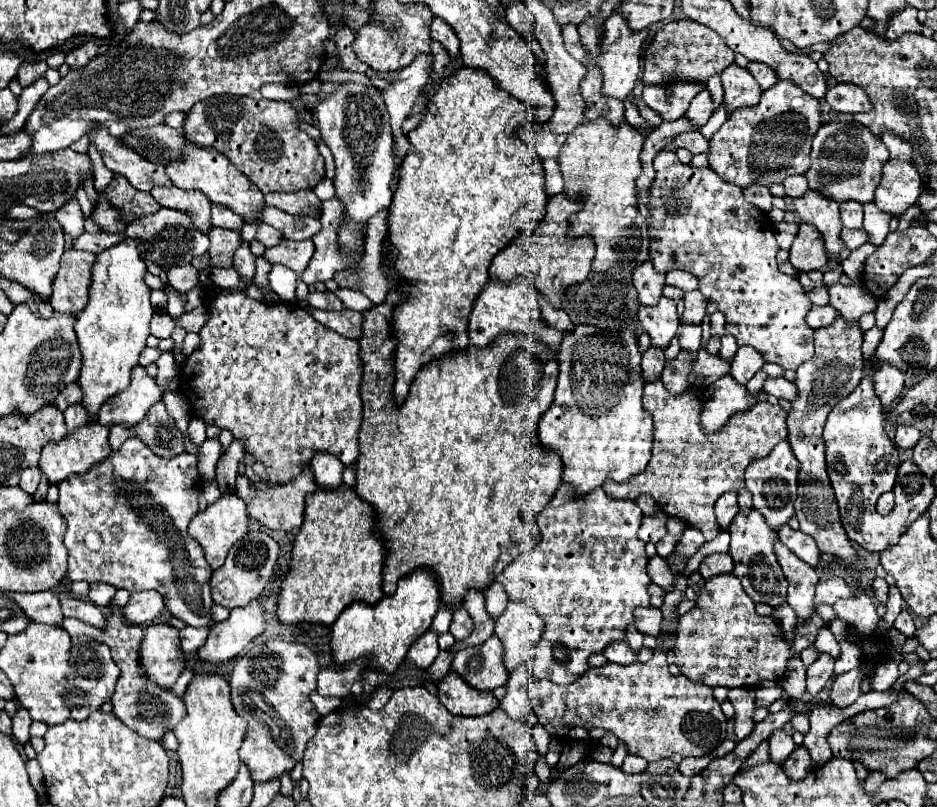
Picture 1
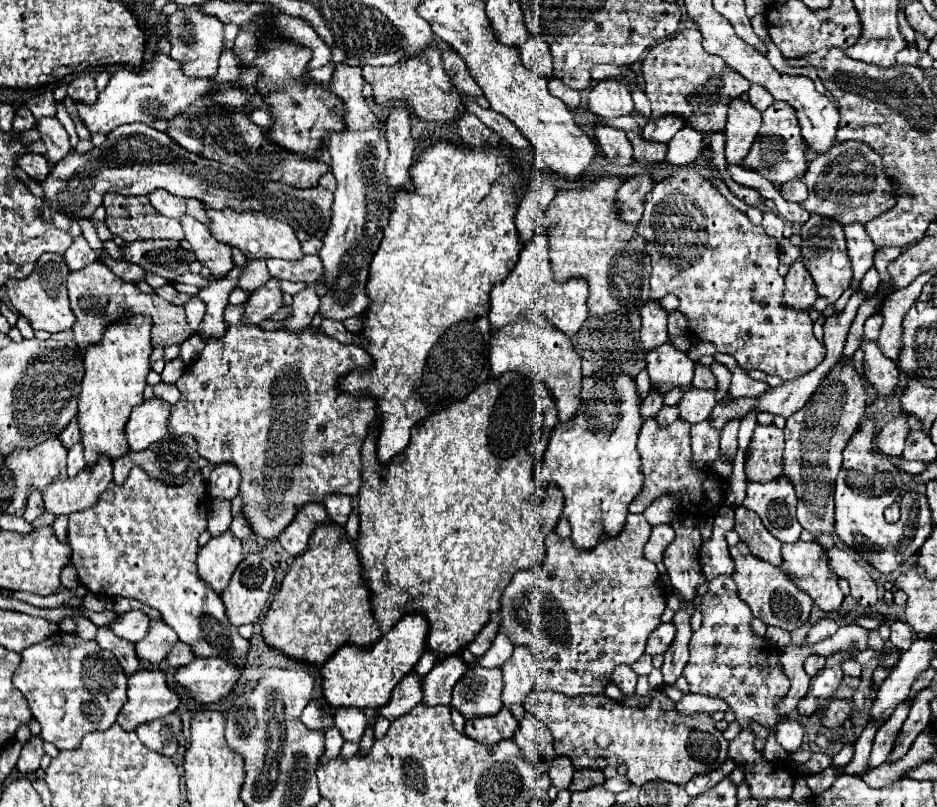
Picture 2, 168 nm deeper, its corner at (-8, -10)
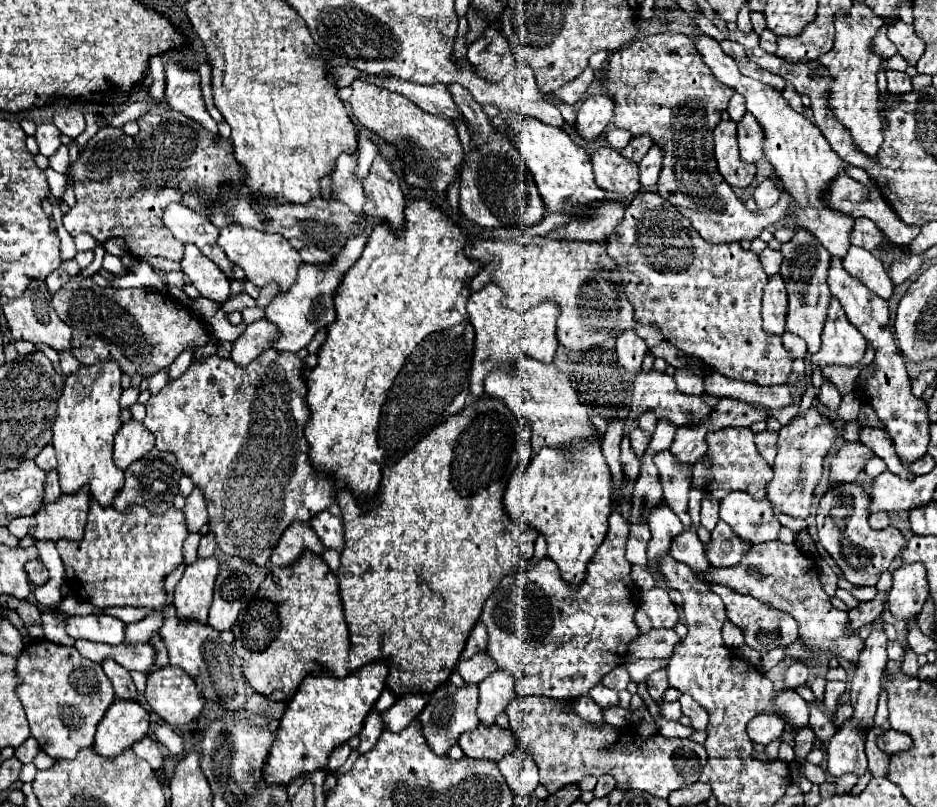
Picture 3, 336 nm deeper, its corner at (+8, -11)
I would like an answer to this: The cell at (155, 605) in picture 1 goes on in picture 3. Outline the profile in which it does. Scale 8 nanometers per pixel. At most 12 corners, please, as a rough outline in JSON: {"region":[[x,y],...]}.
{"region":[[110,615],[68,617],[74,639],[108,645],[124,641],[126,623]]}

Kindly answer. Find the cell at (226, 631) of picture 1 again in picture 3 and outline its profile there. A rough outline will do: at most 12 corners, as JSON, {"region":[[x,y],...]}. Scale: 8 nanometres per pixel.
{"region":[[172,665],[148,673],[144,695],[172,727],[206,703],[196,681]]}

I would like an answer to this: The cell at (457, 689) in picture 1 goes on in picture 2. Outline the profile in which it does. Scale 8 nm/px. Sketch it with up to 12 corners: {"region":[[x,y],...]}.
{"region":[[506,708],[466,722],[466,736],[488,746],[512,738],[518,722]]}

